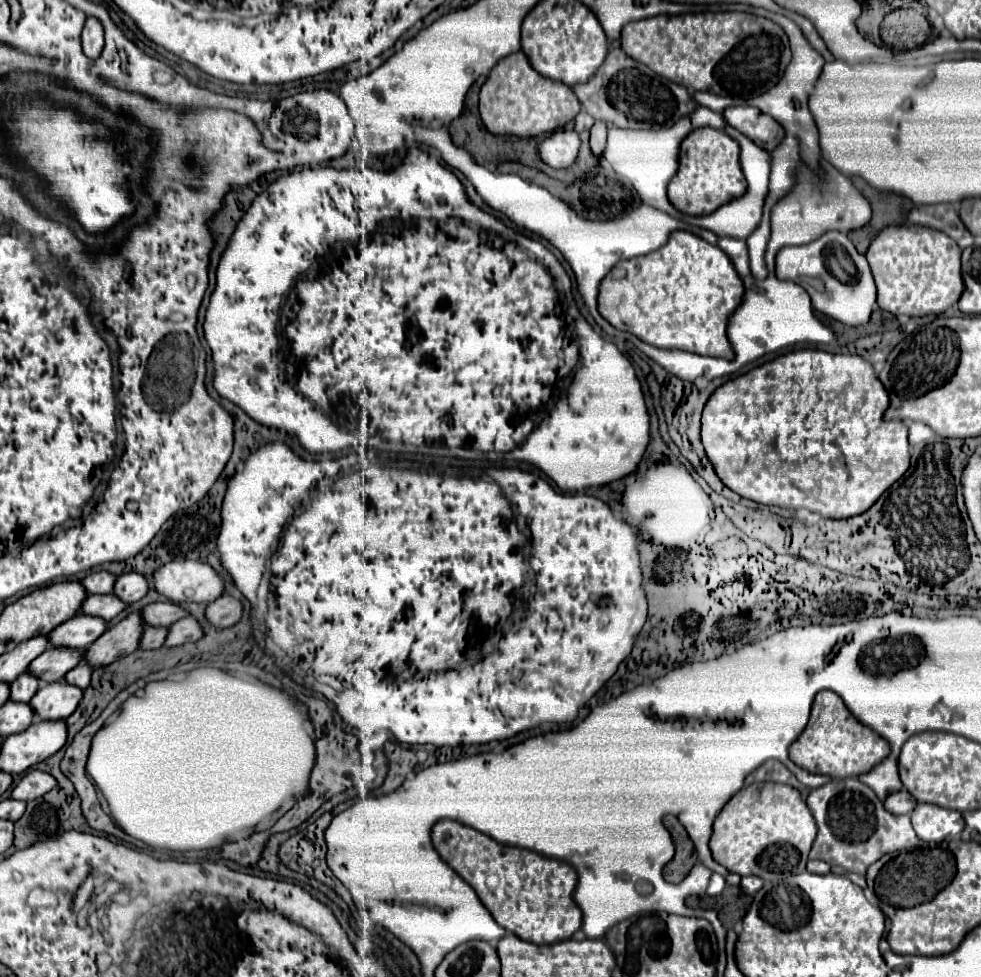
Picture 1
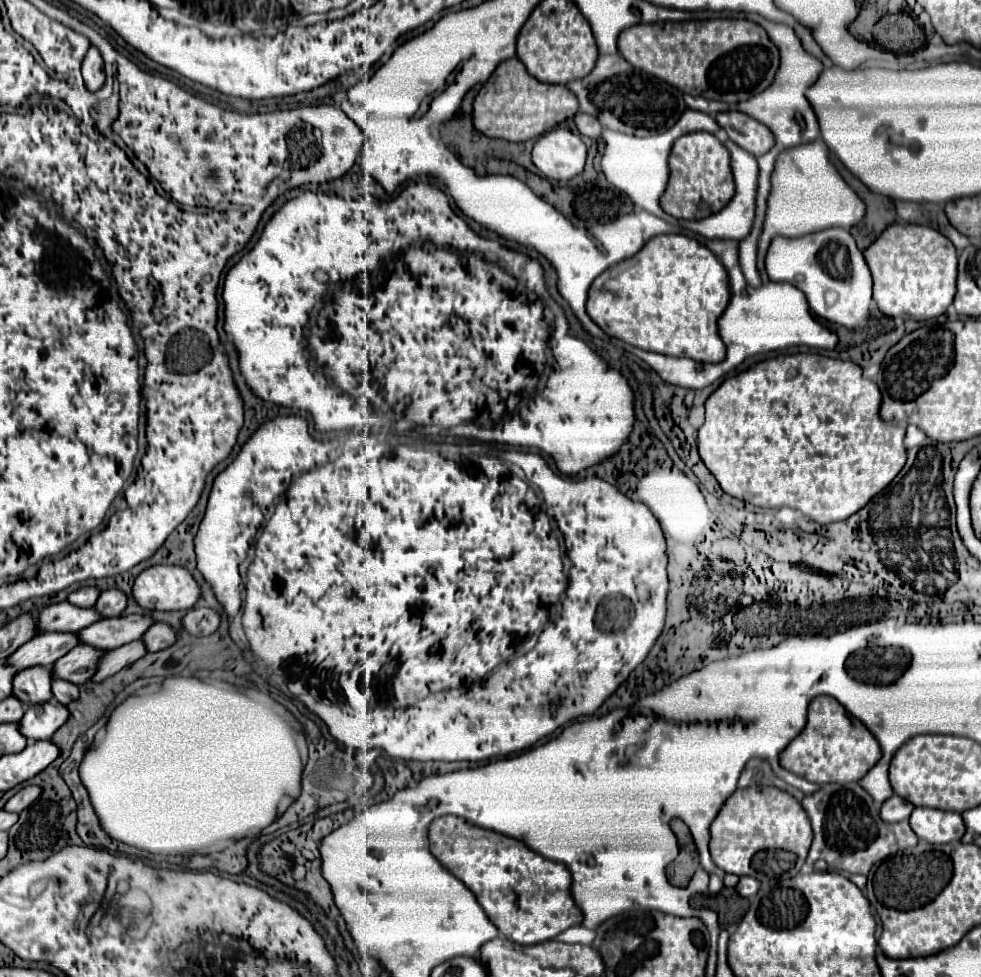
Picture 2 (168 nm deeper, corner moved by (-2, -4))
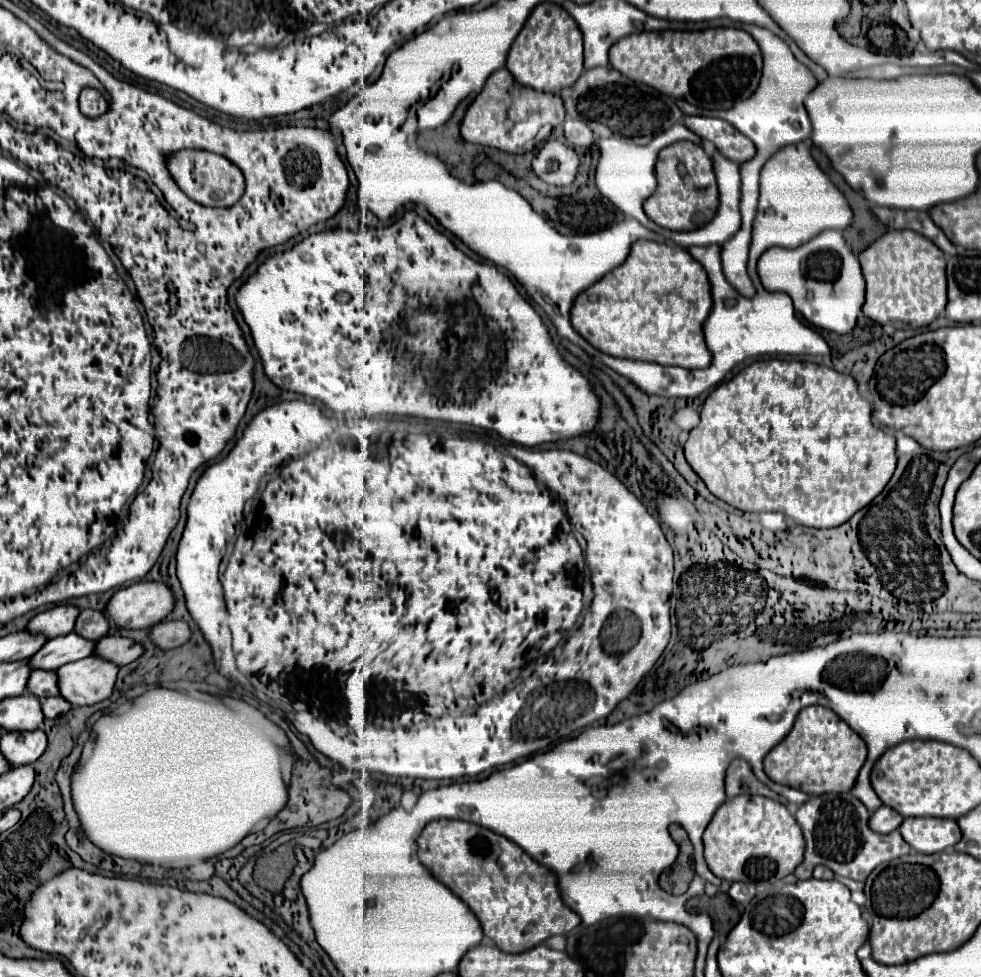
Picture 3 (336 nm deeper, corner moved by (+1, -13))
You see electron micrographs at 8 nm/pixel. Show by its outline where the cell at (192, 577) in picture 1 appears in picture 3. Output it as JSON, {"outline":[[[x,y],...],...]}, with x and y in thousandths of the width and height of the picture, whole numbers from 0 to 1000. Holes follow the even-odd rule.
{"outline":[[[138,596],[119,604],[107,620],[115,643],[150,645],[176,624],[176,608],[166,596]]]}

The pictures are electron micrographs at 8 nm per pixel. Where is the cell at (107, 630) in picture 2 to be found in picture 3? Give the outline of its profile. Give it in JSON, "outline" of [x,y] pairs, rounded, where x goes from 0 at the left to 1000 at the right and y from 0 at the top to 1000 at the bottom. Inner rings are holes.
{"outline":[[[76,647],[52,653],[44,659],[40,667],[30,673],[34,686],[58,686],[64,680],[89,673],[95,669],[97,657],[78,651]]]}

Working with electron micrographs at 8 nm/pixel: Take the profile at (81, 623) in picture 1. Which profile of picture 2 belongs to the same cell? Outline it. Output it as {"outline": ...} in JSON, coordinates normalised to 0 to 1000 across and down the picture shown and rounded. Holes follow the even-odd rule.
{"outline":[[[43,646],[43,650],[37,650],[35,654],[31,654],[31,658],[24,658],[16,668],[12,668],[6,679],[16,683],[18,687],[35,681],[53,683],[63,670],[73,666],[77,660],[82,660],[80,648]]]}

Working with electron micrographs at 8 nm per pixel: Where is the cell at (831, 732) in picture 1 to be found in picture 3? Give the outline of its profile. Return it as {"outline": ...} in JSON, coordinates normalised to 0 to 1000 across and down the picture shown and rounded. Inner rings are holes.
{"outline":[[[823,723],[812,731],[812,737],[802,755],[798,755],[778,778],[778,788],[788,800],[812,807],[825,815],[835,815],[843,811],[865,811],[874,798],[874,792],[884,776],[884,764],[849,727],[841,723]]]}

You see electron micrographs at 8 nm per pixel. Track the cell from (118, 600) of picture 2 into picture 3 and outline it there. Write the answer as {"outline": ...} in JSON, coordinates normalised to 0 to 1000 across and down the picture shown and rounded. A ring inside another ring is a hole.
{"outline":[[[83,624],[76,637],[76,649],[87,651],[89,655],[101,655],[111,647],[109,633],[101,624]]]}

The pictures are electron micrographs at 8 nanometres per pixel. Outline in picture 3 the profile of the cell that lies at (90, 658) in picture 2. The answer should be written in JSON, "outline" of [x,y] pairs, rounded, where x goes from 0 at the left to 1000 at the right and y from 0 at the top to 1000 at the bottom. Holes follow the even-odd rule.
{"outline":[[[34,686],[30,696],[28,696],[28,706],[38,712],[38,714],[48,714],[48,712],[58,712],[60,704],[58,704],[58,692],[56,688],[48,688],[48,686]]]}

